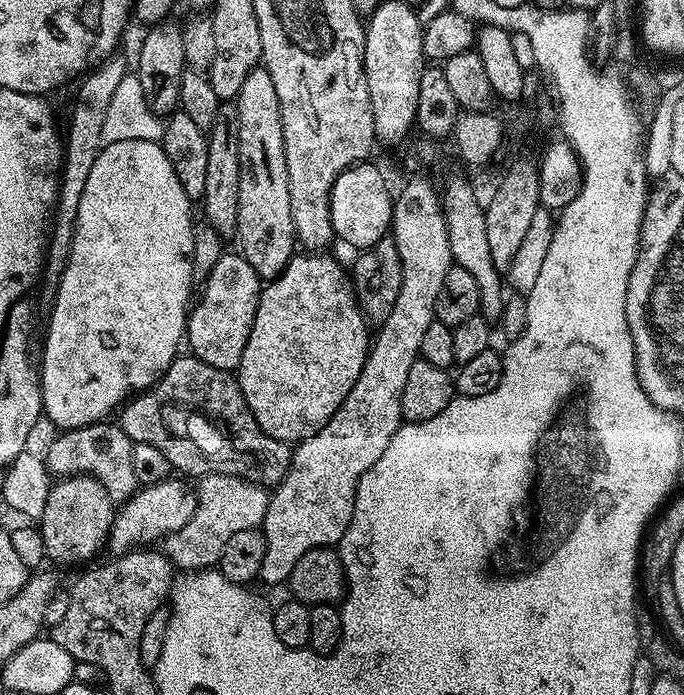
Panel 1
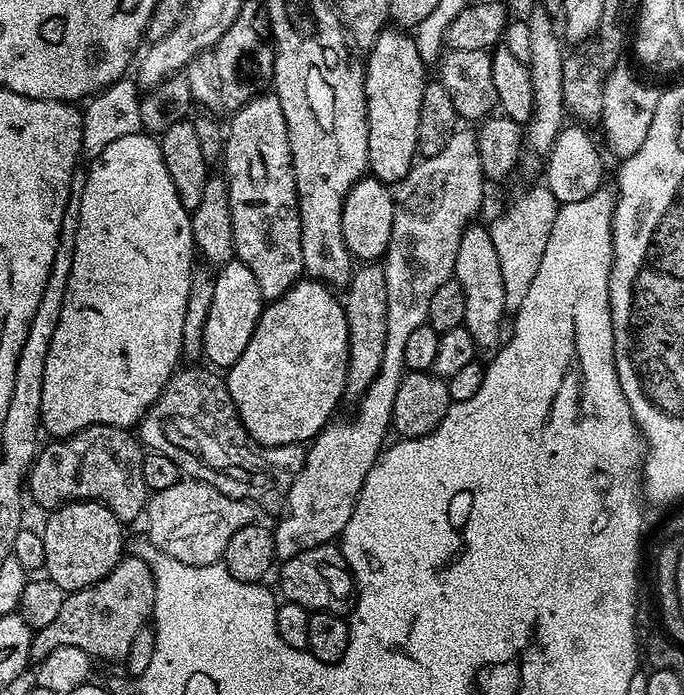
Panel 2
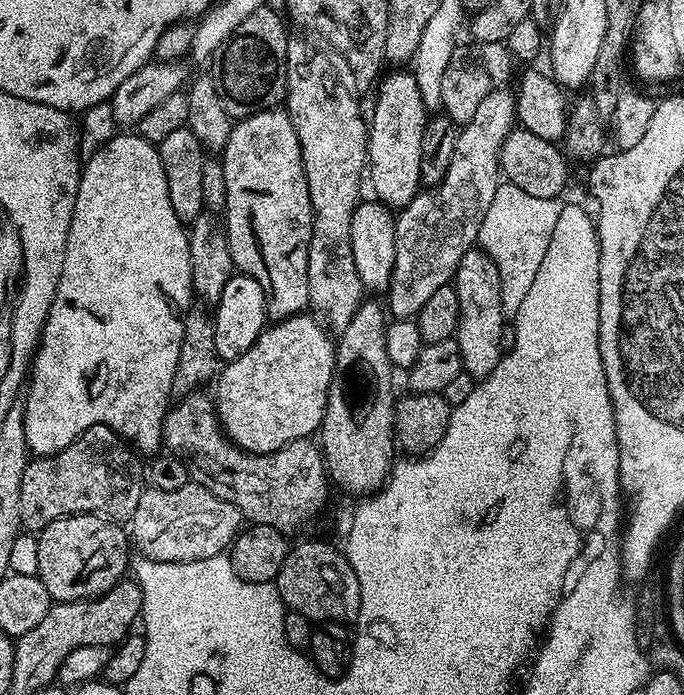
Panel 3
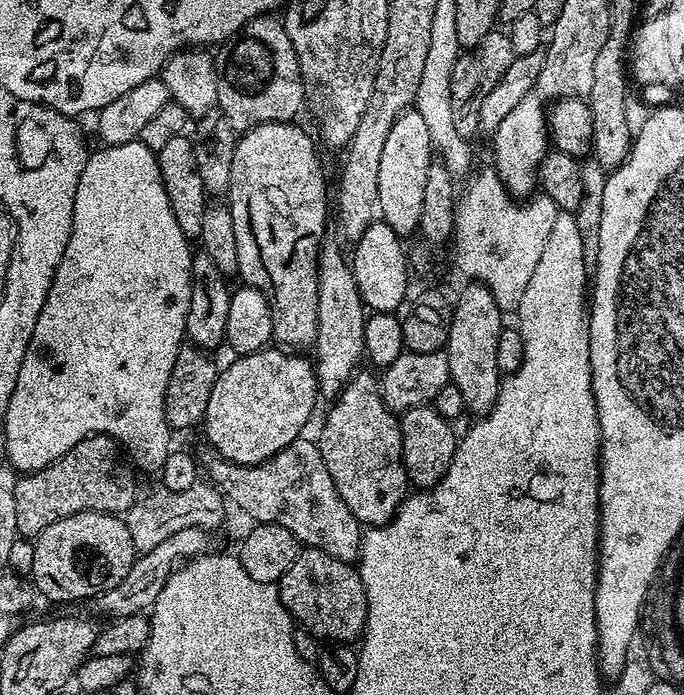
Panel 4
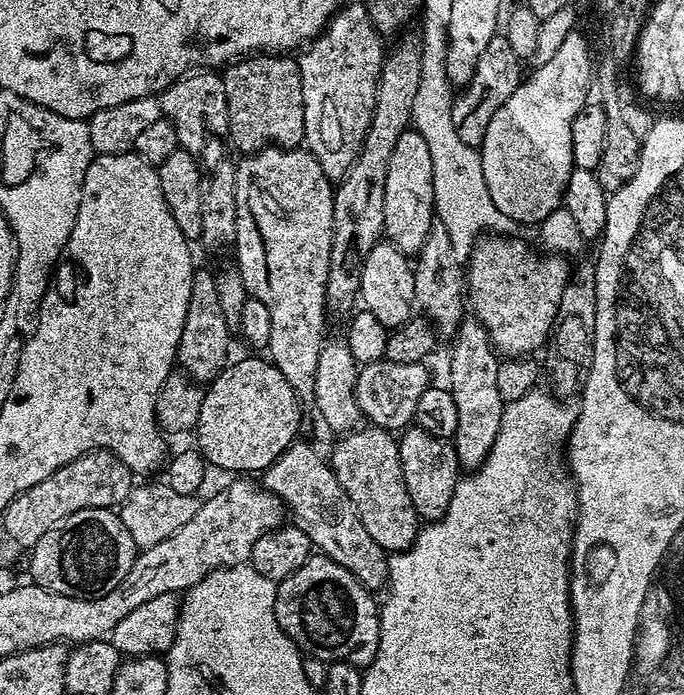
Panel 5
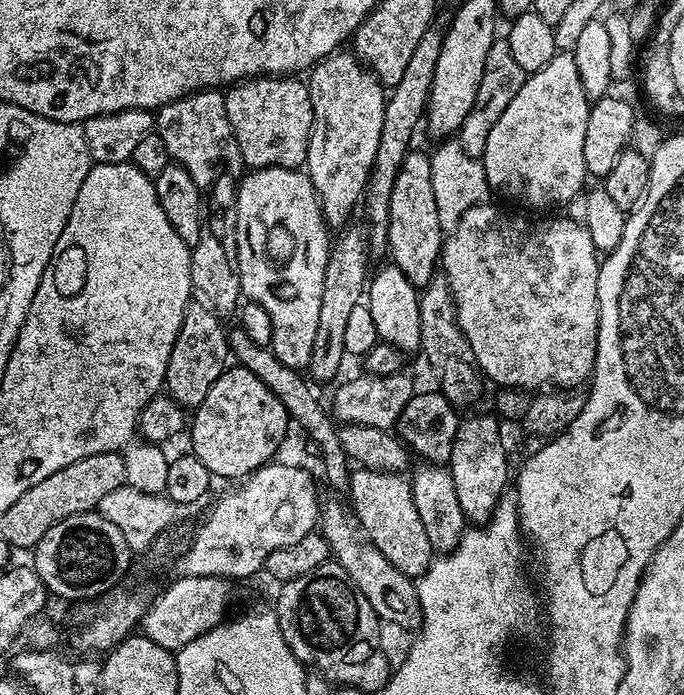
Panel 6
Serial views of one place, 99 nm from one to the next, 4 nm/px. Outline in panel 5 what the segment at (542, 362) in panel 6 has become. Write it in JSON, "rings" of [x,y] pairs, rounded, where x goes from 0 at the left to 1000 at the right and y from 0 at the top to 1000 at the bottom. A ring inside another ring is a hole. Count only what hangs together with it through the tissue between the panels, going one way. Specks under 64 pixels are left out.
{"rings":[[[708,337],[681,376],[681,437],[689,453],[713,478],[713,491],[737,515],[766,515],[782,501],[803,494],[804,479],[819,452],[822,423],[833,406],[833,380],[823,367],[788,368],[760,345],[740,345],[734,337]]]}

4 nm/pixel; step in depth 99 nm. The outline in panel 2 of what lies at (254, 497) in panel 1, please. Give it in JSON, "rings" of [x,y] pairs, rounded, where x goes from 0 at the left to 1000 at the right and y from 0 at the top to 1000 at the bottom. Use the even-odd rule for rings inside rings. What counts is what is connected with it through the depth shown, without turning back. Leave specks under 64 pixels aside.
{"rings":[[[265,688],[254,699],[218,712],[213,770],[227,788],[249,803],[260,803],[260,809],[272,809],[272,814],[307,814],[326,807],[336,774],[342,774],[354,757],[376,747],[373,735],[361,719],[339,719],[313,699],[282,688]]]}

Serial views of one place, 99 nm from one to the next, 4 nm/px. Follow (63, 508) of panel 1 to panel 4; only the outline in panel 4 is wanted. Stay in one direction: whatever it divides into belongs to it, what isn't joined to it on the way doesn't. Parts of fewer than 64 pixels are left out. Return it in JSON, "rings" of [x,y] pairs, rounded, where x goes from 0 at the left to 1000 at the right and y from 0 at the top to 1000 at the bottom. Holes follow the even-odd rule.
{"rings":[[[115,737],[102,745],[91,745],[79,751],[79,757],[67,757],[67,763],[51,773],[48,788],[45,839],[63,862],[66,858],[88,869],[99,869],[104,863],[129,863],[133,858],[135,862],[145,860],[155,849],[167,849],[167,843],[173,843],[173,837],[178,837],[178,832],[190,826],[190,814],[202,799],[186,753],[174,741],[156,737]]]}

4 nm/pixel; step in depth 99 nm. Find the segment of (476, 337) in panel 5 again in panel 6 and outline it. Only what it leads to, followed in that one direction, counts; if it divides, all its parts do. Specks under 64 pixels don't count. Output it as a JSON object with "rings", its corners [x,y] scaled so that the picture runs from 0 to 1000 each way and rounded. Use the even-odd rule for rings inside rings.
{"rings":[[[724,597],[683,599],[674,603],[664,624],[664,647],[658,647],[652,672],[664,688],[664,706],[680,750],[690,757],[706,757],[719,747],[719,735],[738,709],[737,699],[741,694],[744,698],[743,650],[731,629],[732,606]]]}

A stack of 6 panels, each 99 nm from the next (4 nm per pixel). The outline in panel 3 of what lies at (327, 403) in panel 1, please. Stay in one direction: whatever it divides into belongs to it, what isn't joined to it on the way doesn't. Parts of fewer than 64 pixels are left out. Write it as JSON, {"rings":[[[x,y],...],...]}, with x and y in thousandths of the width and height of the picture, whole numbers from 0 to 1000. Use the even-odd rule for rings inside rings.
{"rings":[[[450,453],[393,465],[354,515],[342,515],[326,525],[314,548],[316,600],[327,626],[355,650],[404,650],[424,636],[455,629],[466,617],[491,525],[491,498],[487,485],[480,485],[481,473],[461,453]]]}

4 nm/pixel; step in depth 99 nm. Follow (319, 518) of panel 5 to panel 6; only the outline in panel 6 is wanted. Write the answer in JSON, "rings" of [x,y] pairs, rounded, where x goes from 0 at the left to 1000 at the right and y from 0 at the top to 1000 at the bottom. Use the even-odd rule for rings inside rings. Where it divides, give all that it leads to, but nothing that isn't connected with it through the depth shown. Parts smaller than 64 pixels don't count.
{"rings":[[[482,718],[485,719],[472,721],[465,764],[480,783],[484,804],[497,812],[500,820],[506,820],[516,843],[532,856],[535,866],[541,866],[541,872],[547,872],[547,883],[563,899],[613,905],[617,878],[604,830],[588,826],[579,814],[570,814],[570,809],[564,809],[564,803],[547,786],[547,780],[538,777],[538,770],[526,758],[501,718]]]}

